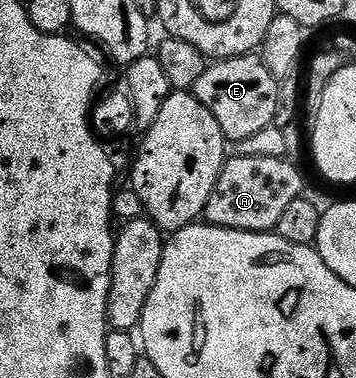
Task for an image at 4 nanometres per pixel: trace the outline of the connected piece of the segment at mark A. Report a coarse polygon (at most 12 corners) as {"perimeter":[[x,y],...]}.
{"perimeter":[[232,154],[202,218],[274,232],[304,194],[287,157]]}

